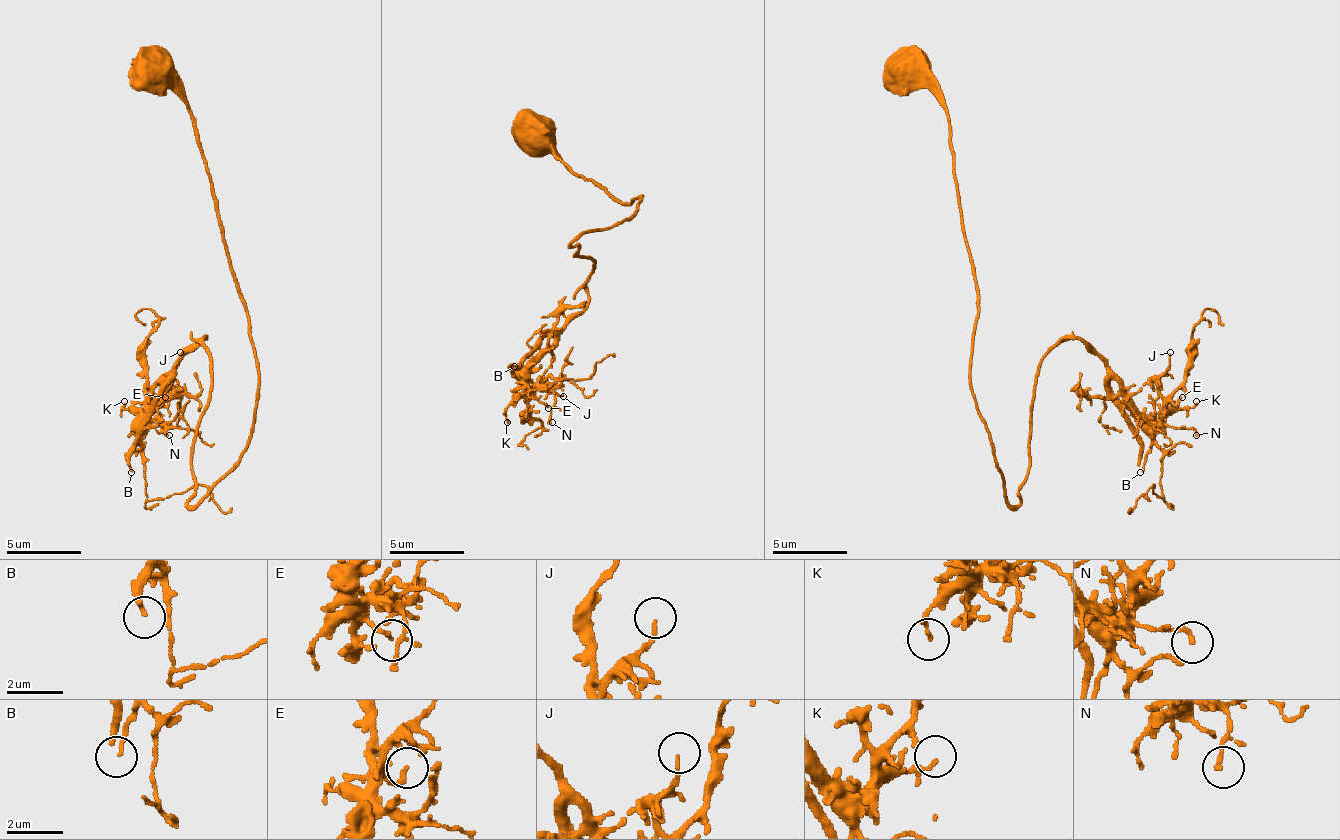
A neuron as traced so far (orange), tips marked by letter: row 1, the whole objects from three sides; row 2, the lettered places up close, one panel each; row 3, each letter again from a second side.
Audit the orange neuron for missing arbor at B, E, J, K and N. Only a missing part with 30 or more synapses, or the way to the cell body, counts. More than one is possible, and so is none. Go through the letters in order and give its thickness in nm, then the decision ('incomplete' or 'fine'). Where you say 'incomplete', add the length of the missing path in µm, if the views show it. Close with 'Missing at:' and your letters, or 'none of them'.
B: 120 nm | incomplete | 250 µm
E: 160 nm | fine
J: 110 nm | fine
K: 150 nm | fine
N: 160 nm | fine
Missing at: B

